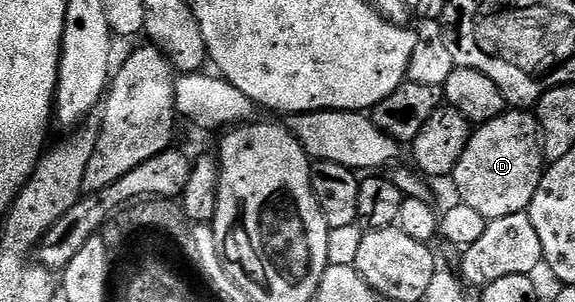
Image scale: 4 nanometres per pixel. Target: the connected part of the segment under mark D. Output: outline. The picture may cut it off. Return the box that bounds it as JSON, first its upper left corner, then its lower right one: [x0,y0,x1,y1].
[453,109,544,221]

